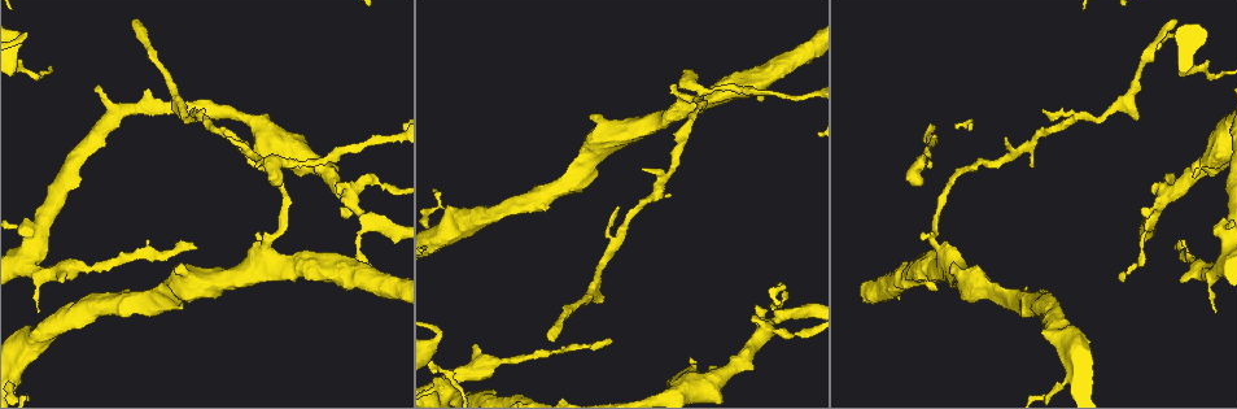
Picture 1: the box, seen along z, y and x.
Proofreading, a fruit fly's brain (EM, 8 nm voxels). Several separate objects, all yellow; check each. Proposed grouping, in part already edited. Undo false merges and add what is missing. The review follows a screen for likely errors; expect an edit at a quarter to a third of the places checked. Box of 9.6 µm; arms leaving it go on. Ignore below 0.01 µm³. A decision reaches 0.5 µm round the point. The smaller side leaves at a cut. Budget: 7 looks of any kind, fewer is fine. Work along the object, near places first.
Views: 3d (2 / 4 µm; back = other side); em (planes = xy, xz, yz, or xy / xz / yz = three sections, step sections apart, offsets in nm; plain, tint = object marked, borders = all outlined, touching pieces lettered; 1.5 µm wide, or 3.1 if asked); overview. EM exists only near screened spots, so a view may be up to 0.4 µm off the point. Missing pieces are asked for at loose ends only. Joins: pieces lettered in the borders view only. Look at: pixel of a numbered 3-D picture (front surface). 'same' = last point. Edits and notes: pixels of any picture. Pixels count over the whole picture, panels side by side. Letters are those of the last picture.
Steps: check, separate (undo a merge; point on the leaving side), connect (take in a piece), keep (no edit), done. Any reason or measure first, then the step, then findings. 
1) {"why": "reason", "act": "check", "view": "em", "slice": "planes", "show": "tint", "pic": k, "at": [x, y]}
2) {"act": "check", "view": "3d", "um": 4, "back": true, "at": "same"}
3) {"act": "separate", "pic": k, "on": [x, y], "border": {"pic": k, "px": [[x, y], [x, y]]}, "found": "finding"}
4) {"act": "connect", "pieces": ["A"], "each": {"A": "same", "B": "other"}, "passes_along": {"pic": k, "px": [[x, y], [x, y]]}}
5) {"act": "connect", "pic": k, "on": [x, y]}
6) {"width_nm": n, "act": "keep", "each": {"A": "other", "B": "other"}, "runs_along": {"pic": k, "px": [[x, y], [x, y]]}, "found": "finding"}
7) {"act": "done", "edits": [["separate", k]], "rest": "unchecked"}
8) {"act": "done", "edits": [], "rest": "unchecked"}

{"why": "abrupt turn", "act": "check", "view": "3d", "um": 4, "pic": 1, "at": [1169, 35]}

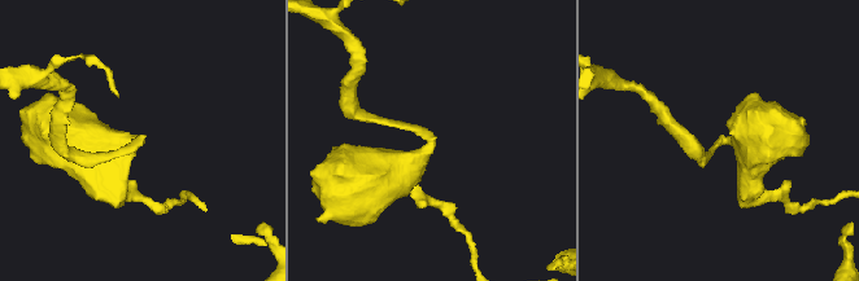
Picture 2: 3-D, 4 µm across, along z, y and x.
{"why": "need the tissue", "act": "check", "view": "em", "slice": "planes", "show": "borders", "pic": 2, "at": [722, 137]}

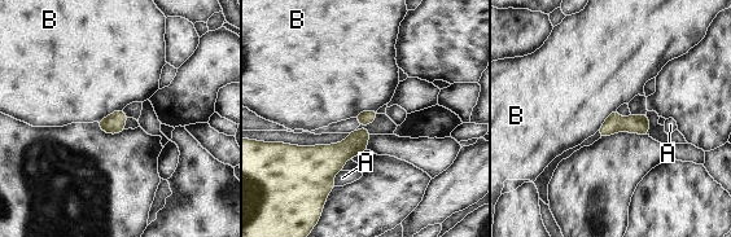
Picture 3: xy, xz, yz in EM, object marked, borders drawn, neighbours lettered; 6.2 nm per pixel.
{"width_nm": 120, "act": "keep", "each": {"A": "other", "B": "other"}, "border": {"pic": 3, "px": [[122, 109], [114, 110], [97, 122]]}, "found": "one cell here"}

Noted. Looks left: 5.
{"why": "abrupt turn", "act": "check", "view": "3d", "um": 4, "pic": 1, "at": [1119, 102]}

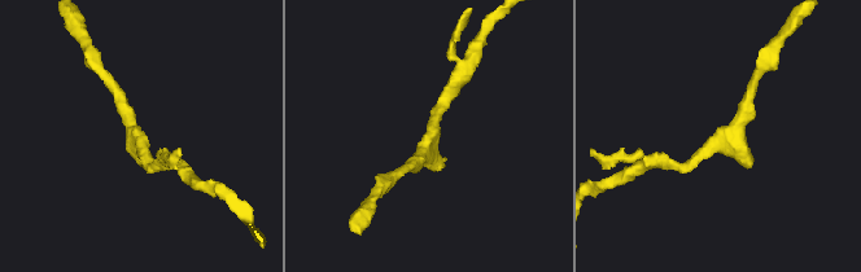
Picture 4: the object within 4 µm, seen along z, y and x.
{"act": "check", "view": "em", "slice": "planes", "show": "borders", "pic": 4, "at": [725, 139]}

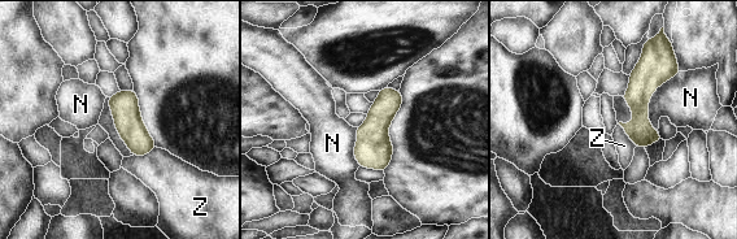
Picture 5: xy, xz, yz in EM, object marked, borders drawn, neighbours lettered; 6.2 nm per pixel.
{"act": "keep", "each": {"N": "other", "Z": "other"}, "runs_along": {"pic": 5, "px": [[646, 52], [639, 143]]}, "found": "one cell here"}

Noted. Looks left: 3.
{"why": "thick turns thin", "act": "check", "view": "em", "slice": "xz", "step": 8, "show": "borders", "pic": 1, "at": [1210, 161]}

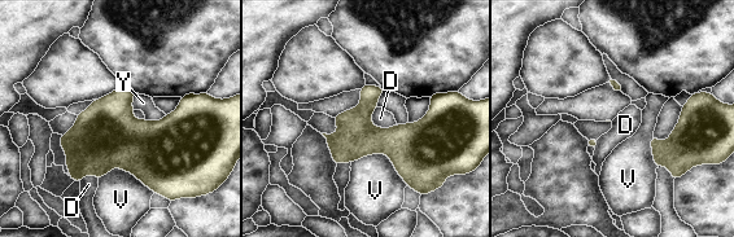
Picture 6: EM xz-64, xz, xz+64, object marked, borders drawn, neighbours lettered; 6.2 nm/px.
{"act": "check", "view": "em", "slice": "planes", "show": "borders", "at": "same"}

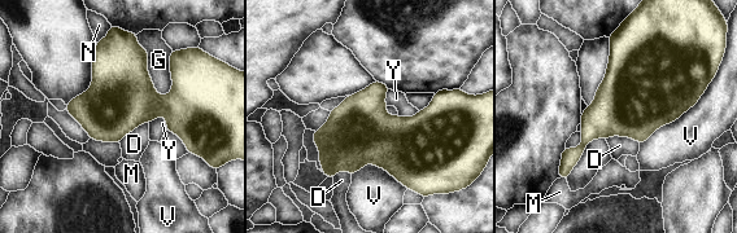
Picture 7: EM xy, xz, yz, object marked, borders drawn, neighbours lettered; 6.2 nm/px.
{"width_nm": 400, "act": "keep", "each": {"D": "other", "G": "other", "M": "other", "N": "other", "V": "other", "Y": "other"}, "border": {"pic": 7, "px": [[606, 137], [628, 136], [639, 144]]}, "found": "one cell here"}

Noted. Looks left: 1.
{"act": "done", "edits": [], "rest": "unchecked"}

